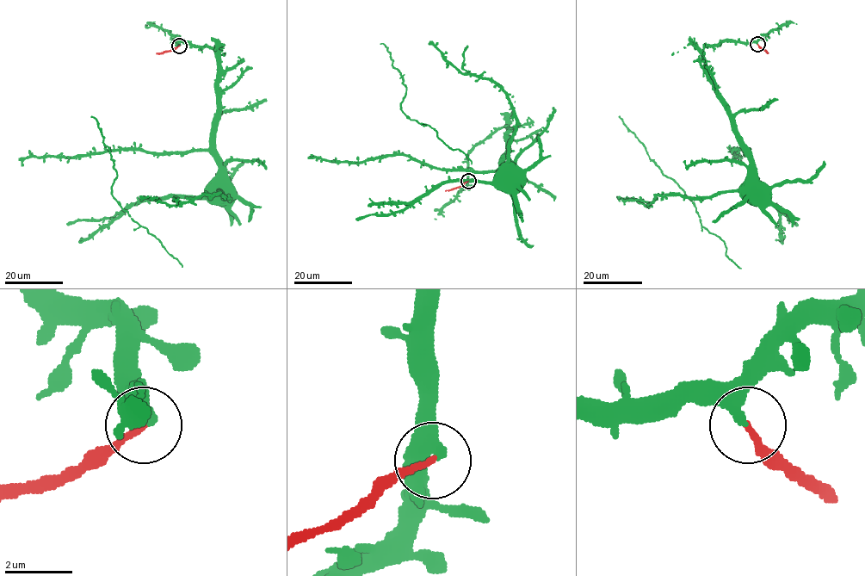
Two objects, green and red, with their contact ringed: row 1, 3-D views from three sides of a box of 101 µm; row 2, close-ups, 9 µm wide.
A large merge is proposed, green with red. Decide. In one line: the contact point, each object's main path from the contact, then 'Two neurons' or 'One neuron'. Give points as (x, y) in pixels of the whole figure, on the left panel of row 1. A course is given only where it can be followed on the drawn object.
Place: (179, 46). Course of green: (180, 46), (178, 42), (207, 46), (216, 55), (214, 153), (219, 167), (208, 185). Course of red: (179, 46), (157, 53). Two neurons

